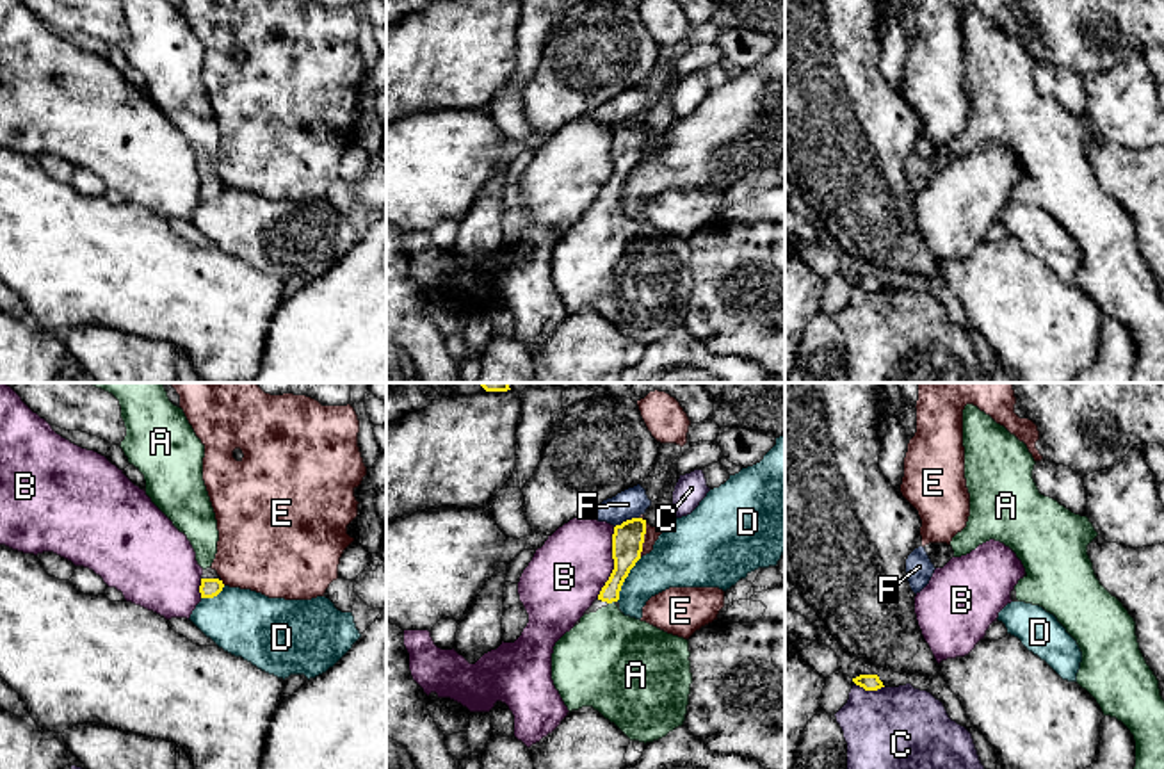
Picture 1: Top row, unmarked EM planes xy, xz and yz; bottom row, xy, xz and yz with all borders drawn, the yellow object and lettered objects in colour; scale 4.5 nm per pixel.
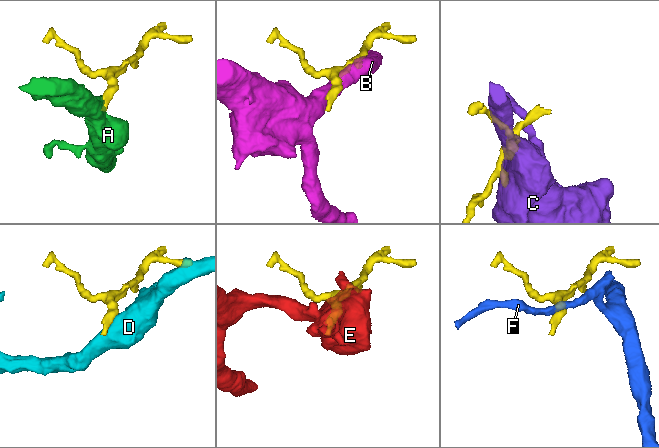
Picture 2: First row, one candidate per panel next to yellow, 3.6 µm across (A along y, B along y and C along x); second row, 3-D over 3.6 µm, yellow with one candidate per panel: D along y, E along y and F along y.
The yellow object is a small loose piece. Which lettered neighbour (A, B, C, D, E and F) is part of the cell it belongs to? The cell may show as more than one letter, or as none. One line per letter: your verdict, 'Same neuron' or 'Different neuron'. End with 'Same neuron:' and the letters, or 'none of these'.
A: Same neuron
B: Different neuron
C: Different neuron
D: Different neuron
E: Different neuron
F: Different neuron
Same neuron: A

